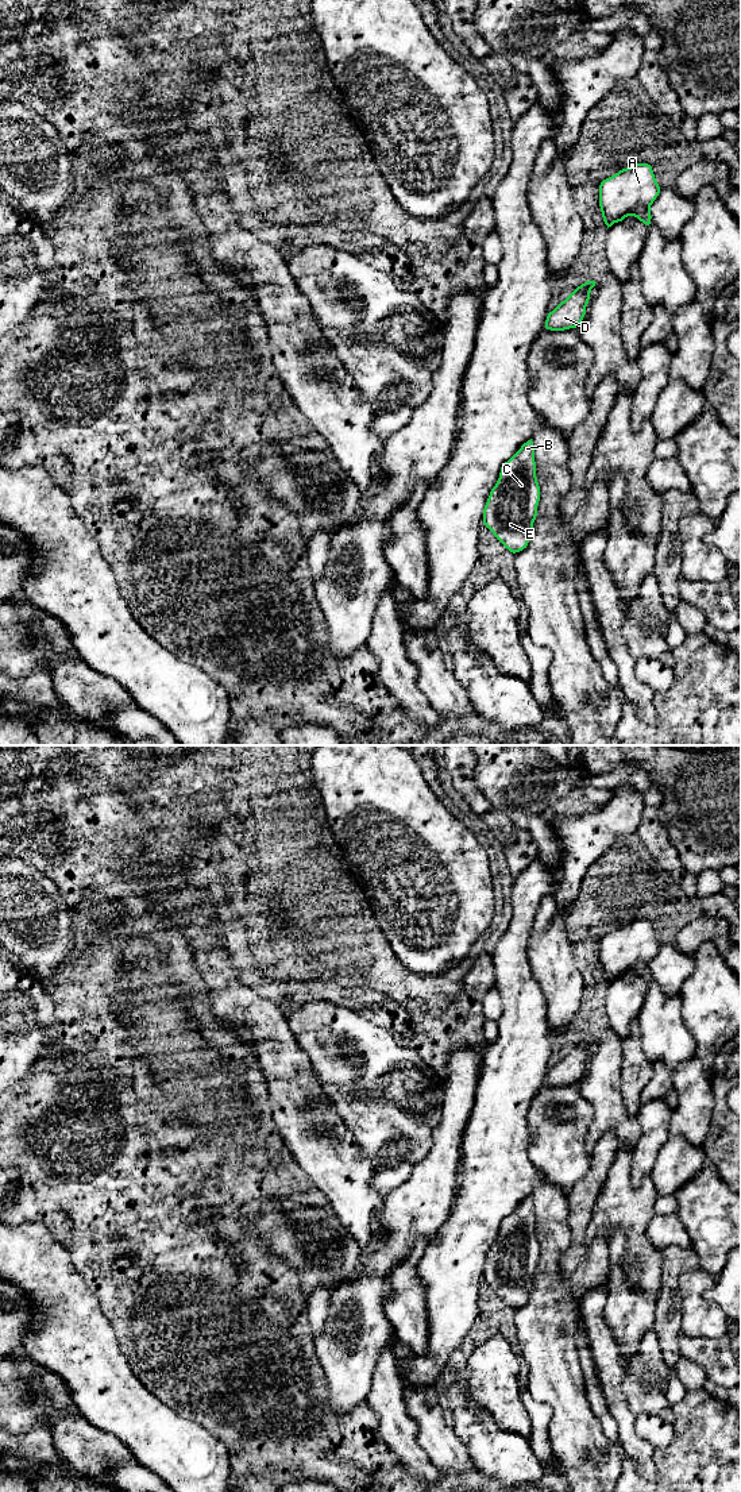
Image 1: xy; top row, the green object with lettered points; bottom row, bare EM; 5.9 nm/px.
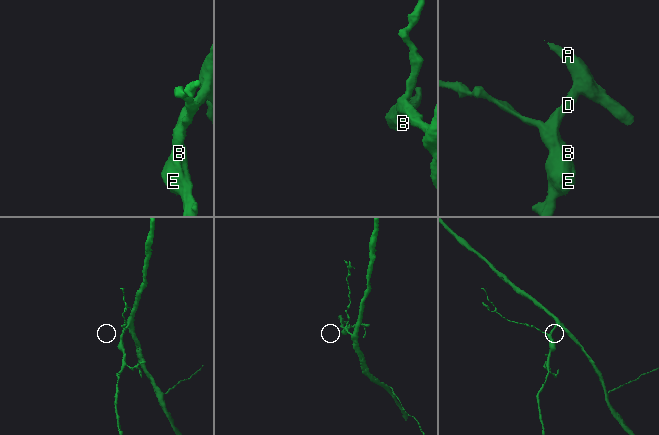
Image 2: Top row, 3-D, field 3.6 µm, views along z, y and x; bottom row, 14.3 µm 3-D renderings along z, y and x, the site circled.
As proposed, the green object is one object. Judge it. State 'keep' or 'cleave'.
keep

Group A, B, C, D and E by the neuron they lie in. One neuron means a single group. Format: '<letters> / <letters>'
A B C D E

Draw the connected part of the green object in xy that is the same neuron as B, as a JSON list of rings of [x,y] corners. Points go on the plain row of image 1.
[[[532,1195],[502,1221],[483,1265],[483,1281],[516,1310],[526,1304],[537,1272],[540,1242]]]

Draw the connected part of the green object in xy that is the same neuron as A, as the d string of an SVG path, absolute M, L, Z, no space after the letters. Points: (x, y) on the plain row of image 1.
M636 920L603 936L599 941L599 963L605 980L611 983L628 972L651 980L651 961L660 949L652 922Z

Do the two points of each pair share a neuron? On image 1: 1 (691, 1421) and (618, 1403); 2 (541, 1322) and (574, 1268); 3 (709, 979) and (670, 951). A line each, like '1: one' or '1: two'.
1: two
2: two
3: two

